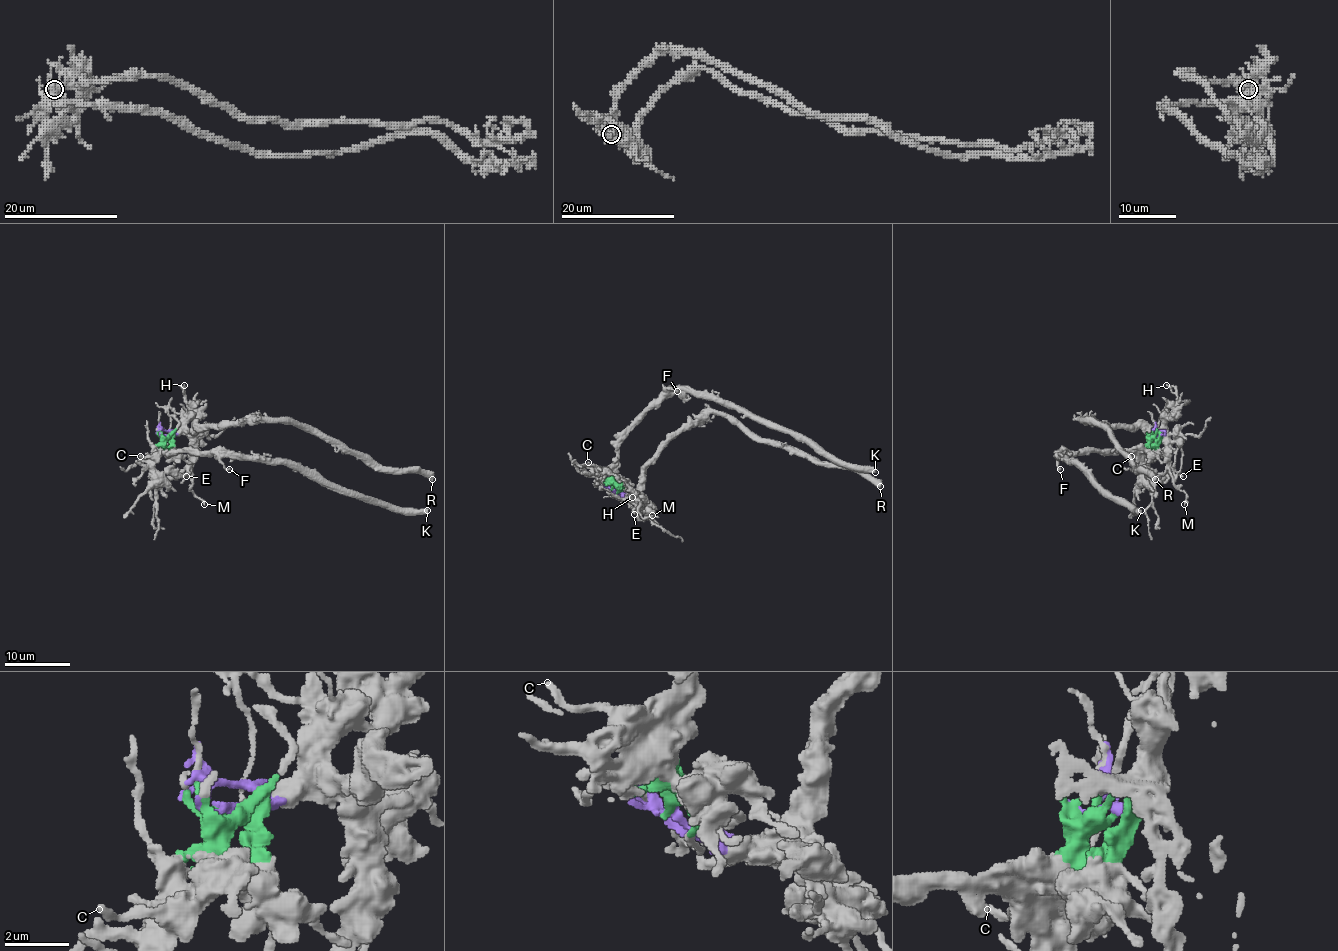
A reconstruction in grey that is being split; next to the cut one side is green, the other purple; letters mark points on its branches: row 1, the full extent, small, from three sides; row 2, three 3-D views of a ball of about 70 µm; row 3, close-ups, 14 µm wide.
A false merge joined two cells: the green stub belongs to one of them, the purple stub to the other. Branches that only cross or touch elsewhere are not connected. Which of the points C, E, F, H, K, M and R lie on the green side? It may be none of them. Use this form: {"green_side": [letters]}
{"green_side": ["C", "F", "K"]}

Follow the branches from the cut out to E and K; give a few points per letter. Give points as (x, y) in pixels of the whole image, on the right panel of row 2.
E: (1157, 436), (1165, 436), (1167, 462), (1183, 476)
K: (1157, 436), (1131, 449), (1062, 454), (1109, 496), (1131, 509), (1140, 511)

